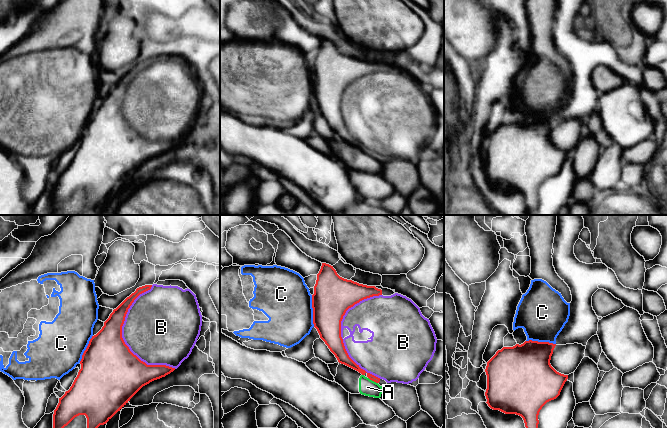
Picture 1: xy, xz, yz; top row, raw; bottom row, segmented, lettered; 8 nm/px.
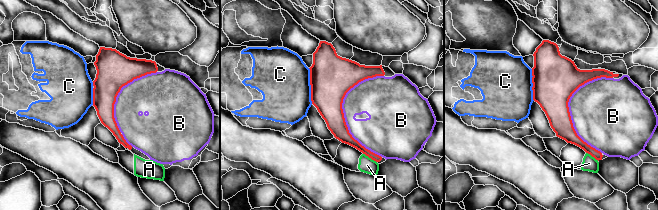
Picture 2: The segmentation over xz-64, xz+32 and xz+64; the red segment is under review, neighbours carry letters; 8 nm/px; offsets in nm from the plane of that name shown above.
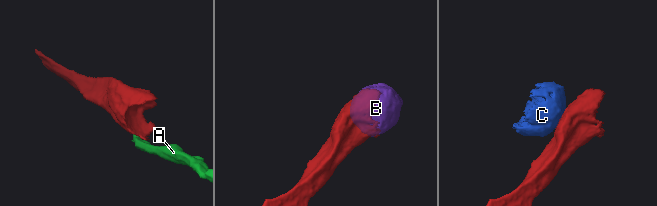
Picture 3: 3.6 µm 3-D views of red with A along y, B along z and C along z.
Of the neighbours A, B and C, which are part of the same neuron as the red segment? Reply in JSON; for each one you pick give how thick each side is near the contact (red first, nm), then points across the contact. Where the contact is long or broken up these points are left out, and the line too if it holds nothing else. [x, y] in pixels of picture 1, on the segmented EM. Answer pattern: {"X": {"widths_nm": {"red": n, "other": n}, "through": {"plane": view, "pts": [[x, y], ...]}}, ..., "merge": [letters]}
{"B": {"widths_nm": {"red": 440, "other": 480}}, "merge": ["B"]}

